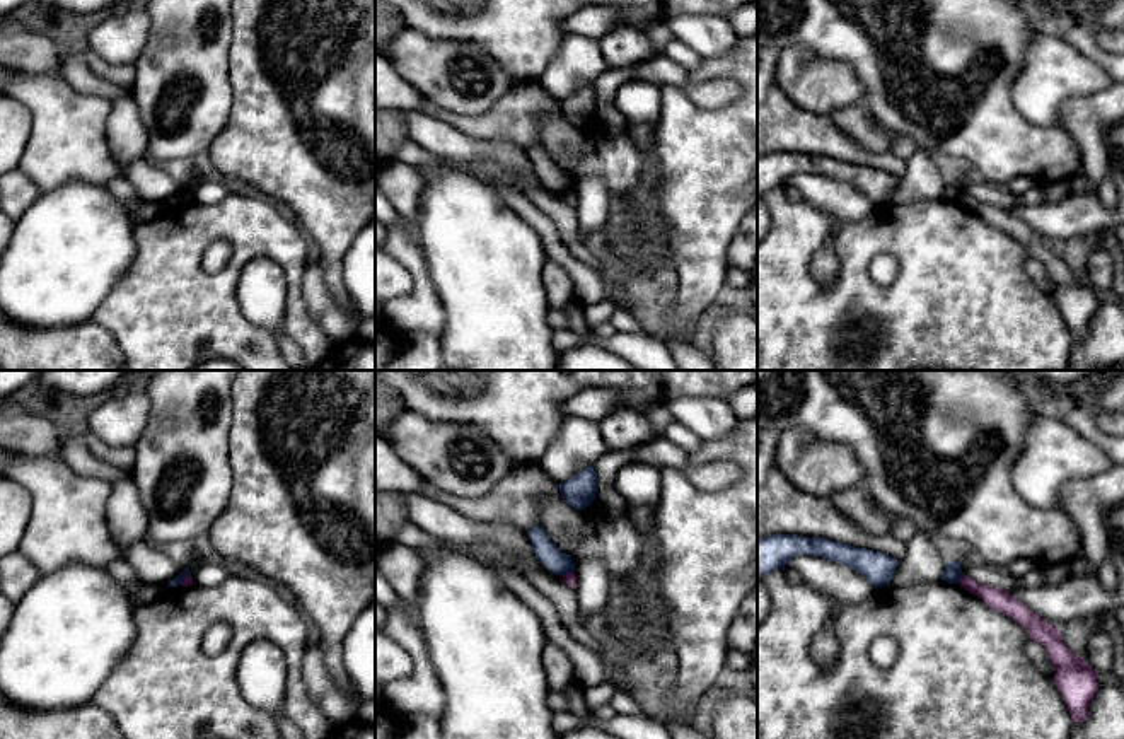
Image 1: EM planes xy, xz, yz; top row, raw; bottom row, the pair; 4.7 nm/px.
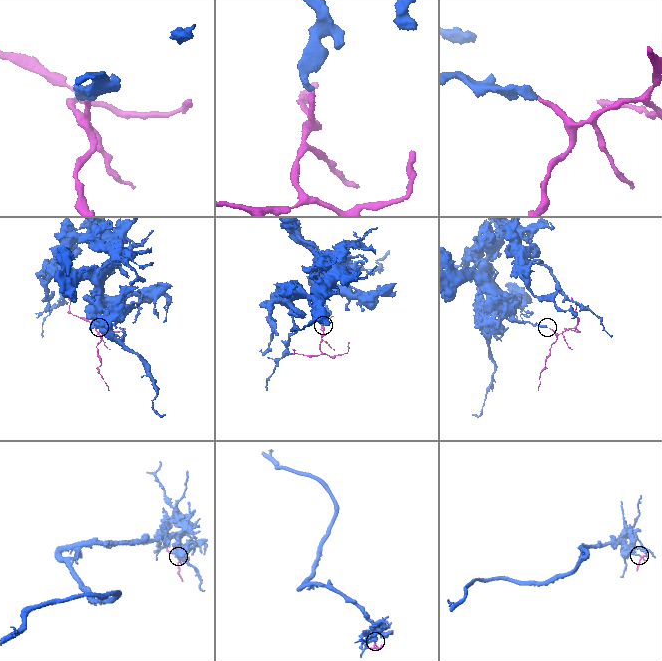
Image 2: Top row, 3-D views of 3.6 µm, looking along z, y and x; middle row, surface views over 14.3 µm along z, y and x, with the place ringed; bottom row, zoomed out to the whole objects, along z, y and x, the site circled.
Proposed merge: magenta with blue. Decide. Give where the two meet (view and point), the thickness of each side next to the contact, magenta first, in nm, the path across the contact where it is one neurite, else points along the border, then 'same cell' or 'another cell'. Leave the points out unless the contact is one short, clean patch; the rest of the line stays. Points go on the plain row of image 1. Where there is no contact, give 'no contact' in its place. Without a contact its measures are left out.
meets magenta in yz at (961, 197); 100 nm thick on the magenta side, 90 nm on the other; border along yz (962, 192), (957, 200); another cell

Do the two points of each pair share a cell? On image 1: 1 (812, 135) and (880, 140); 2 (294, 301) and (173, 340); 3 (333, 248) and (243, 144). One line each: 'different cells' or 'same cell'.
1: different cells
2: same cell
3: same cell

